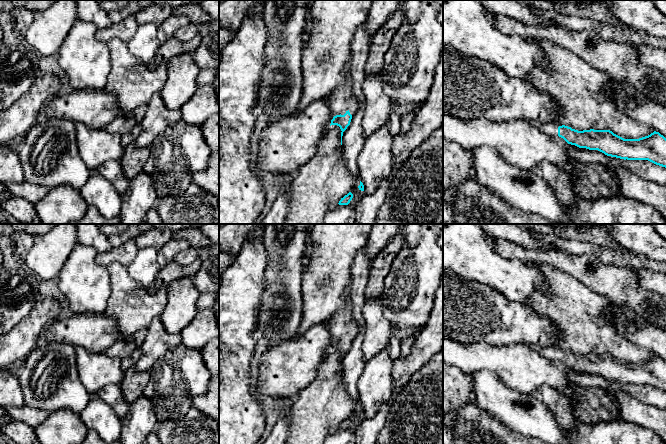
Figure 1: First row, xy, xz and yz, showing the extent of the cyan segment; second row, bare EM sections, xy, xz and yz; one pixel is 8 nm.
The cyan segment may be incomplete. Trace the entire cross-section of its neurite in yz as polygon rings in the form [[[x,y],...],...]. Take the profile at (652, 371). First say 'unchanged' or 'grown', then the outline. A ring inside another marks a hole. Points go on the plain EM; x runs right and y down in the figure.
grown | [[[530,344],[529,347],[579,372],[598,374],[607,380],[624,384],[648,384],[666,392],[666,362],[656,355],[639,363],[624,363],[610,354],[578,355],[556,346]]]

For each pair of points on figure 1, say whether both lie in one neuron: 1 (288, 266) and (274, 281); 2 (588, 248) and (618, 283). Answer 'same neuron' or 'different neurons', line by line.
1: same neuron
2: different neurons

